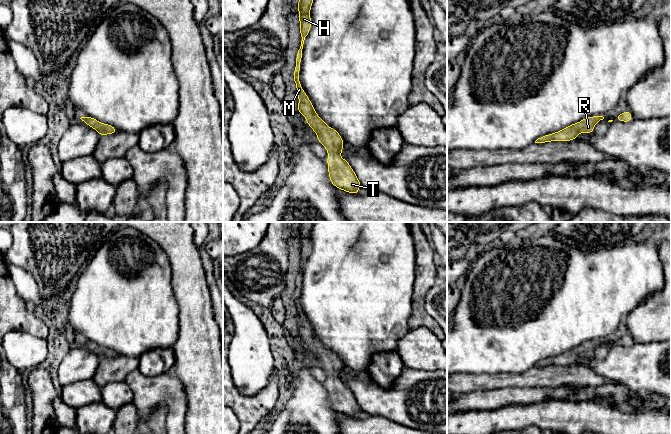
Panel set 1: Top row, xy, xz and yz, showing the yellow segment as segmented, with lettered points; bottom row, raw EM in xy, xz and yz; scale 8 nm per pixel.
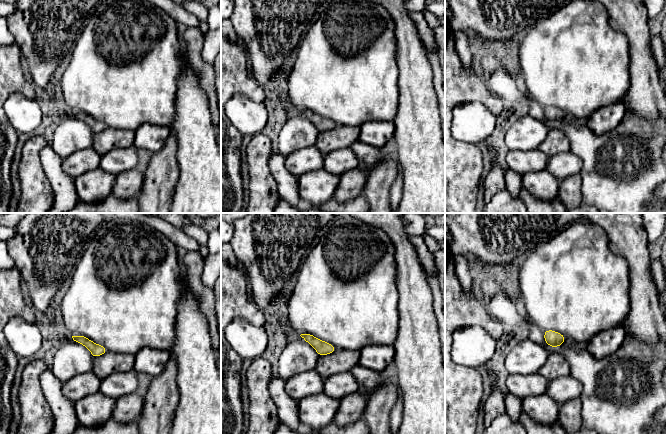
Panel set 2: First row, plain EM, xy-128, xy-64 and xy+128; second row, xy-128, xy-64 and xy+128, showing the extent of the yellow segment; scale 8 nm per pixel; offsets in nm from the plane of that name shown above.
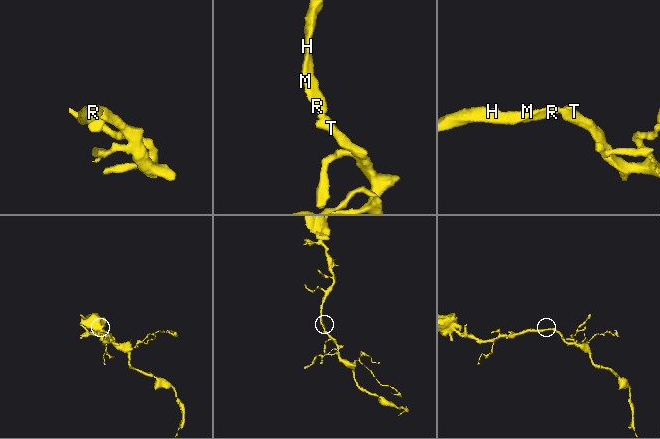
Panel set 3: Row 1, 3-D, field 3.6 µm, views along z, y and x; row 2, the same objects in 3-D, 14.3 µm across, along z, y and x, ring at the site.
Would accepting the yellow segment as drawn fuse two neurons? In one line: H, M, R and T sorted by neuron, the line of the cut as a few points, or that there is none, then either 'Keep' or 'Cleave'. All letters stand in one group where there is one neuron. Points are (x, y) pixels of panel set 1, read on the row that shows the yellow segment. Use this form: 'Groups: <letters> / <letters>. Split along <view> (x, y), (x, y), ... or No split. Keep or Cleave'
Groups: H M R T. No split. Keep

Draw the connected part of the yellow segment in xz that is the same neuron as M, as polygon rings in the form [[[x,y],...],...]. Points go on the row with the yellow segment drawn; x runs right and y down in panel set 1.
[[[299,0],[298,3],[300,34],[302,41],[300,49],[297,52],[296,66],[292,78],[296,83],[296,90],[299,98],[298,112],[306,118],[308,125],[314,132],[317,133],[317,140],[326,148],[329,154],[327,164],[329,165],[328,173],[330,176],[330,182],[338,189],[342,189],[353,194],[359,194],[358,189],[361,187],[361,184],[356,177],[355,172],[350,167],[346,159],[342,159],[340,157],[340,153],[343,151],[343,139],[335,129],[330,128],[317,115],[308,96],[302,89],[299,80],[303,44],[311,27],[310,8],[312,6],[312,2],[313,0]]]

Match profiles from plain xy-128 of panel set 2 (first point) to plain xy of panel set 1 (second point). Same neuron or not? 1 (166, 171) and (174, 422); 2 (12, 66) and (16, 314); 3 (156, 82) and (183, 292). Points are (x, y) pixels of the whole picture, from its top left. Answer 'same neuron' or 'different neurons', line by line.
1: different neurons
2: same neuron
3: different neurons

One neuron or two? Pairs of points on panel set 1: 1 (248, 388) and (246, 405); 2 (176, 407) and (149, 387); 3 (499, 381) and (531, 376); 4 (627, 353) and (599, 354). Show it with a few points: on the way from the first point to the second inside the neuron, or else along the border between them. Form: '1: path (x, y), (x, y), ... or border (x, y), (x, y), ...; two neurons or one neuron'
1: border (233, 381), (245, 395), (255, 395), (268, 384); two neurons
2: path (169, 400), (160, 391), (156, 391); one neuron
3: path (507, 380), (523, 379); one neuron
4: border (608, 350), (603, 359), (596, 359), (592, 356); two neurons

